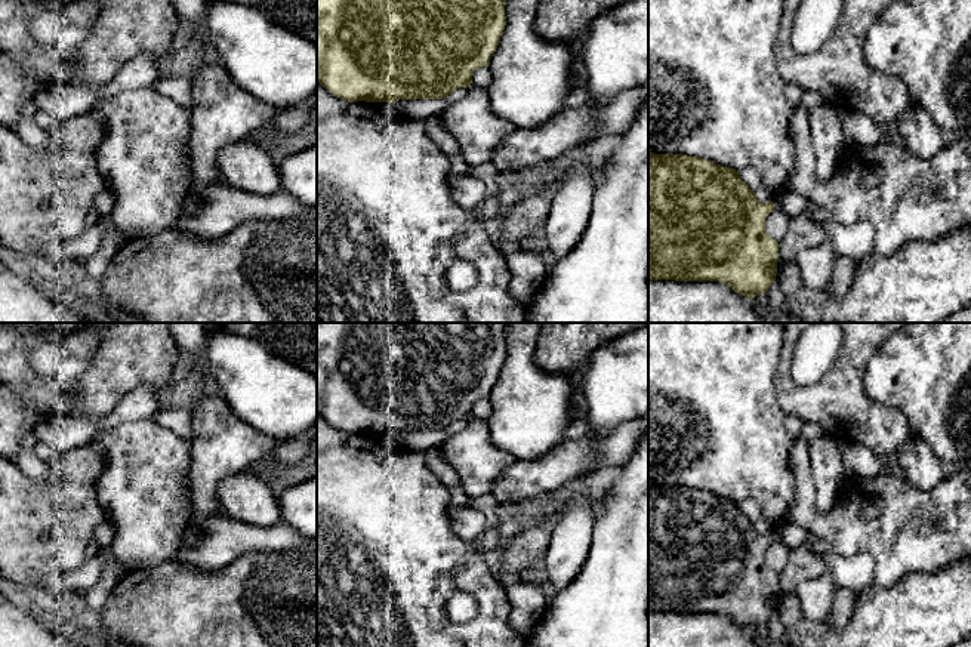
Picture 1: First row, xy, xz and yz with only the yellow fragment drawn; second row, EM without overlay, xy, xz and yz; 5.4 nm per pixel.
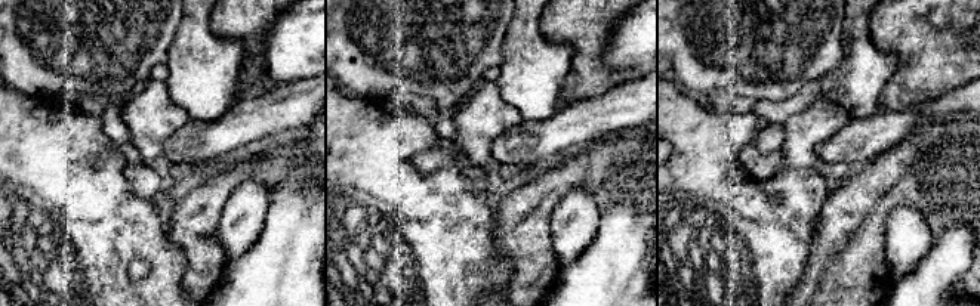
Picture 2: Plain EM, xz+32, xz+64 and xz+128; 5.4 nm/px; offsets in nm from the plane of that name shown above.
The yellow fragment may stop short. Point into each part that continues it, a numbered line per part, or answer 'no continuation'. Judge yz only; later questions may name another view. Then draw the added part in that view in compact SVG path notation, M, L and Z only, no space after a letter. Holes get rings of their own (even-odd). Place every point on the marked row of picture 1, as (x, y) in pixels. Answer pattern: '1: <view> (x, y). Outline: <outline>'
1: yz (792, 203). Outline: M786 190L782 197L771 198L771 201L774 203L776 210L784 212L789 216L798 215L810 206L804 195L792 190Z

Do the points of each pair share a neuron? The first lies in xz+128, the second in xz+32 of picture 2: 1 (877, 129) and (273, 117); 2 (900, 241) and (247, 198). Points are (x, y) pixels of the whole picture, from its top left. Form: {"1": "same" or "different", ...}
{"1": "same", "2": "same"}

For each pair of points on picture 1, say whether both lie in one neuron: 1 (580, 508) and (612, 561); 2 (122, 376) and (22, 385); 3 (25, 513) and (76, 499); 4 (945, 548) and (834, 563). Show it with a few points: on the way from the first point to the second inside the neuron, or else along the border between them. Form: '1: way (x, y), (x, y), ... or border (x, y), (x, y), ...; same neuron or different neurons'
1: border (597, 518), (592, 527), (591, 548), (583, 563); different neurons
2: way (96, 393), (93, 396), (48, 396); same neuron
3: way (37, 511), (64, 510); same neuron
4: border (837, 552), (866, 552), (872, 558), (875, 581); different neurons

